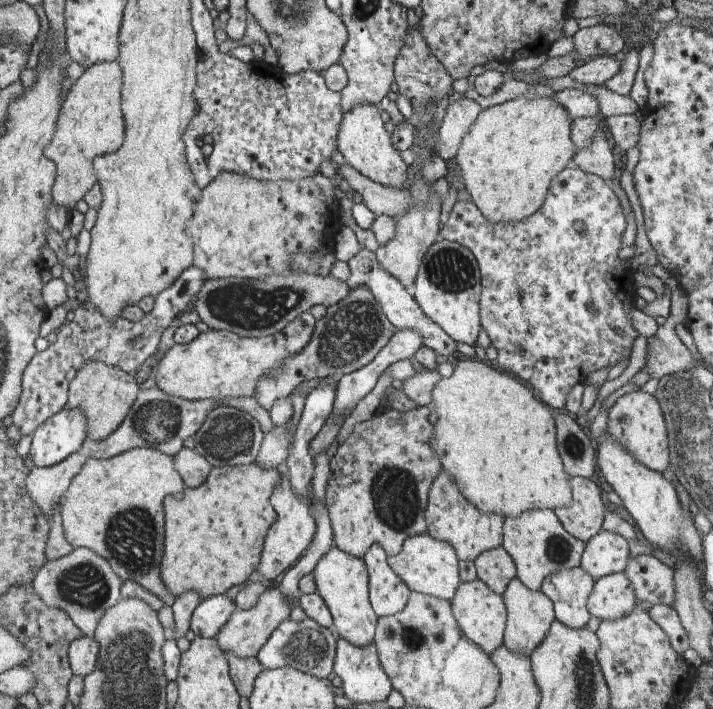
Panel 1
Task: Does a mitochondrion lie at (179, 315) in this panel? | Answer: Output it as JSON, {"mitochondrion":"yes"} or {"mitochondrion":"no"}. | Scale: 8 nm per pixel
{"mitochondrion":"no"}

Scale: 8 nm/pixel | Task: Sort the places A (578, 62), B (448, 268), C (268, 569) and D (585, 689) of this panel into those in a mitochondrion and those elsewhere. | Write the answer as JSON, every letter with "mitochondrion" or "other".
{"A":"other","B":"mitochondrion","C":"other","D":"mitochondrion"}

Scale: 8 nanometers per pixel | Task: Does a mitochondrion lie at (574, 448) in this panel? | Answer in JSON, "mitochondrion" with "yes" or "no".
{"mitochondrion":"yes"}

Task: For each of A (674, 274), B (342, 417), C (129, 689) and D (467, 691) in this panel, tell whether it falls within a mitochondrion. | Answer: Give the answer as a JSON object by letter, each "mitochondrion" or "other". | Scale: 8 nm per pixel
{"A":"other","B":"other","C":"mitochondrion","D":"other"}

